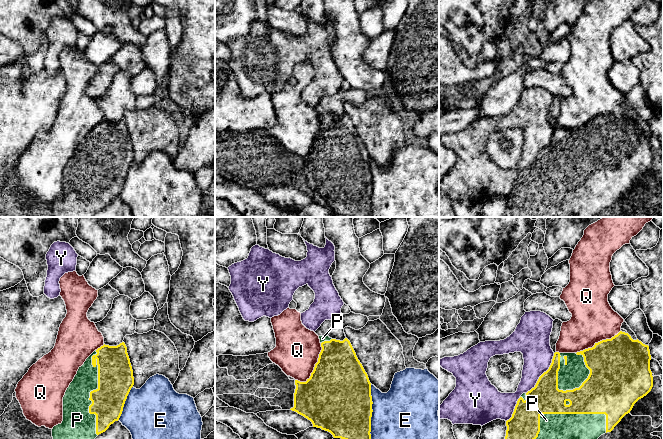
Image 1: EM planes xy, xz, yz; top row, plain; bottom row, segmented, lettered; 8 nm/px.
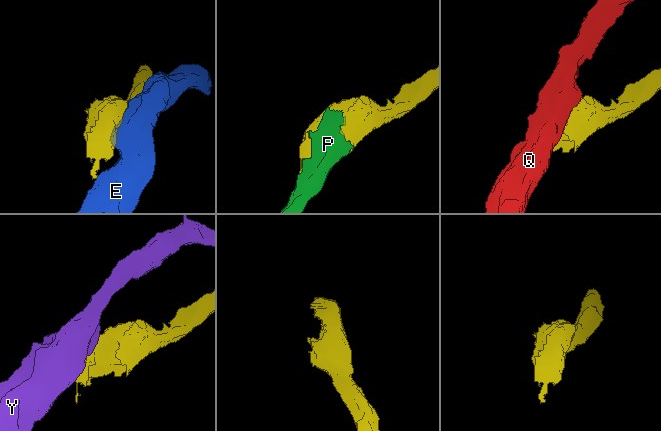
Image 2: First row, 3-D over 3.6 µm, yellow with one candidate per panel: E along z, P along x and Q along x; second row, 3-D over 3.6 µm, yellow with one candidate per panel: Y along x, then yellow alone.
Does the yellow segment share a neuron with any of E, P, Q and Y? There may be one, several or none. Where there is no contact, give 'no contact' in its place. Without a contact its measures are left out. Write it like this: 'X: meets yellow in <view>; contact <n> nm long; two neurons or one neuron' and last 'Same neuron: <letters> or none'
E: meets yellow in xz; contact 460 nm long; two neurons
P: meets yellow in xy; contact 700 nm long; one neuron
Q: meets yellow in xz; contact 360 nm long; two neurons
Y: meets yellow in yz; contact 400 nm long; two neurons
Same neuron: P

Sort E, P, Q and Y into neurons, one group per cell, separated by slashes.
E / P / Q / Y

